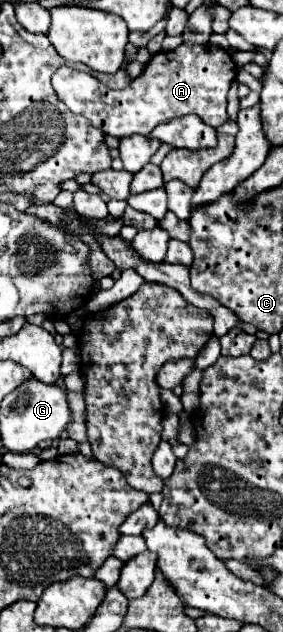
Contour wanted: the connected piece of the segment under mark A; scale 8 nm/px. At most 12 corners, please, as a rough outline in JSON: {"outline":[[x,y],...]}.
{"outline":[[183,42],[109,90],[57,68],[73,114],[103,134],[147,136],[197,114],[227,122],[237,66],[215,44]]}

